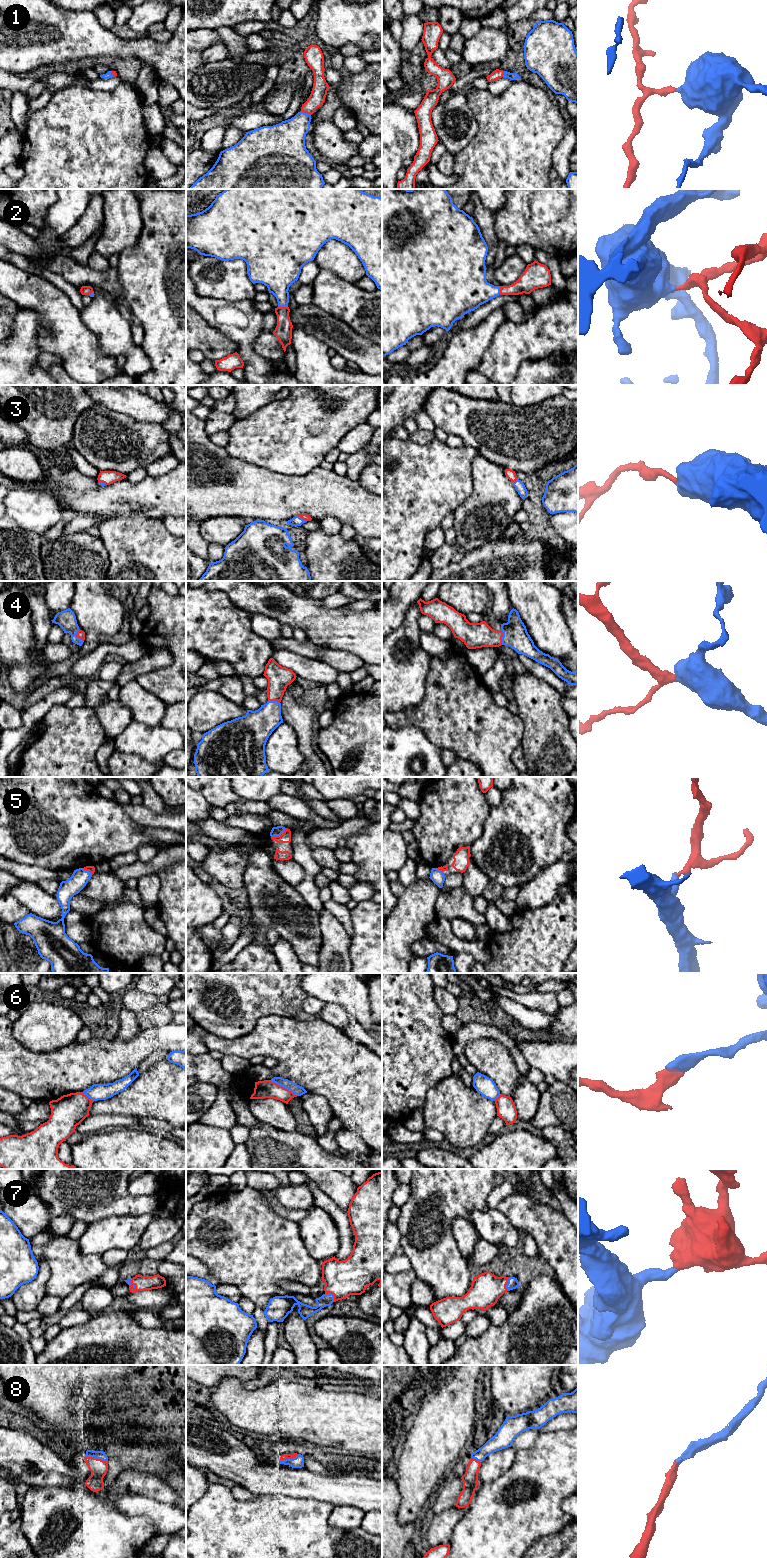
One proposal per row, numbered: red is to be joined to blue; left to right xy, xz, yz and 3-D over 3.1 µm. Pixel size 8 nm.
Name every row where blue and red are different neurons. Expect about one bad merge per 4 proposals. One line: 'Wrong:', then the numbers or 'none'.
Wrong: 6

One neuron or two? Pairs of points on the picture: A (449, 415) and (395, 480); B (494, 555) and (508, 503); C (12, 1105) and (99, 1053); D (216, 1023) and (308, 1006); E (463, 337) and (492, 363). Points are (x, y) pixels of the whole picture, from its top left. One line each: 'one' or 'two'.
A: two
B: two
C: two
D: two
E: two

